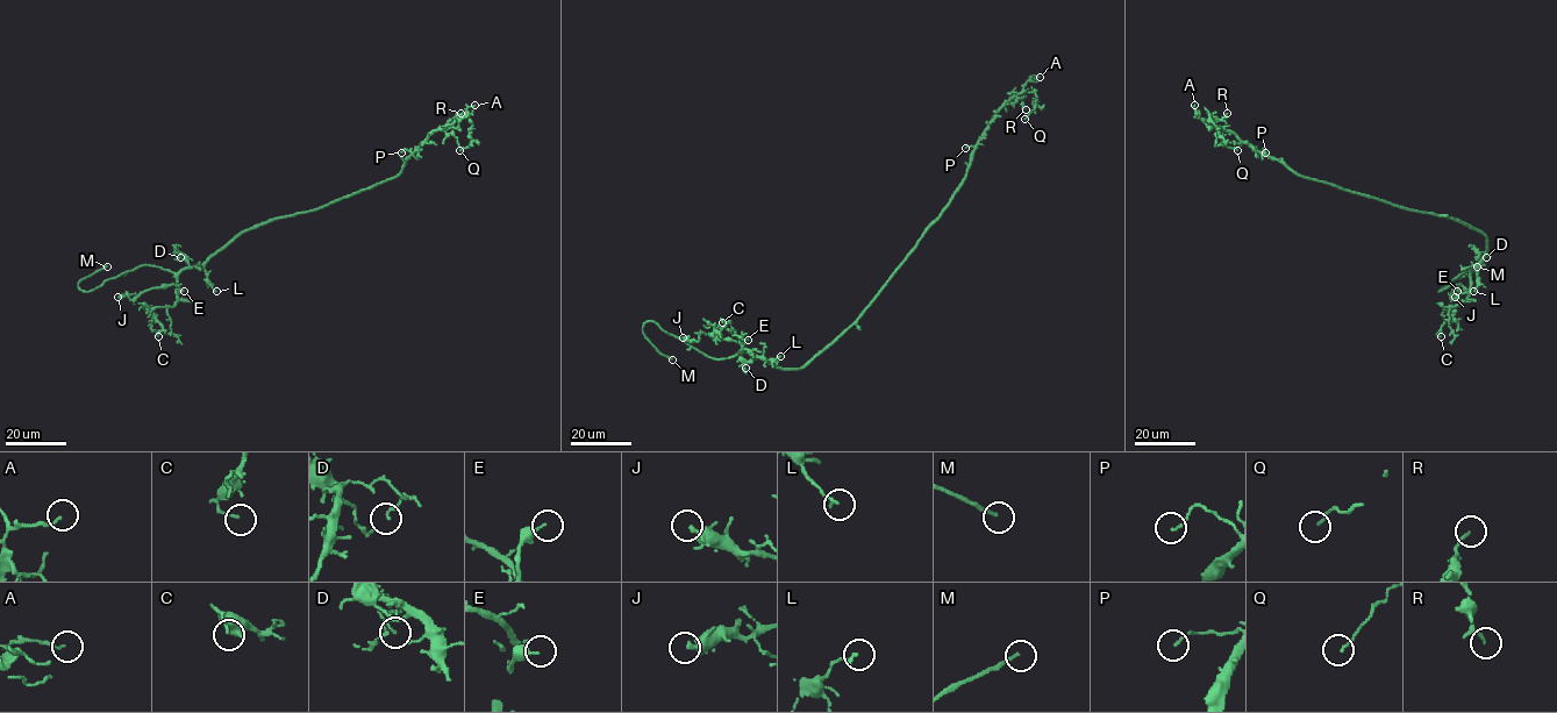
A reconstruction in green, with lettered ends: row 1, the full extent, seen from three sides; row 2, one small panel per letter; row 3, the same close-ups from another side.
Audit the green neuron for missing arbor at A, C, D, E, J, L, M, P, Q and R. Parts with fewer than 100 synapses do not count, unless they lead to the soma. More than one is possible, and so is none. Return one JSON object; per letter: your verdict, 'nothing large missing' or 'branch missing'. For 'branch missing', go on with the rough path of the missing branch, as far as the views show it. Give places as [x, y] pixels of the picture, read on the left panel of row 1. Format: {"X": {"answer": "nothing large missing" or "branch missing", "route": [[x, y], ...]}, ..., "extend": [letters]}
{"A": {"answer": "nothing large missing"}, "C": {"answer": "nothing large missing"}, "D": {"answer": "nothing large missing"}, "E": {"answer": "nothing large missing"}, "J": {"answer": "nothing large missing"}, "L": {"answer": "nothing large missing"}, "M": {"answer": "branch missing"}, "P": {"answer": "nothing large missing"}, "Q": {"answer": "nothing large missing"}, "R": {"answer": "nothing large missing"}, "extend": ["M"]}

